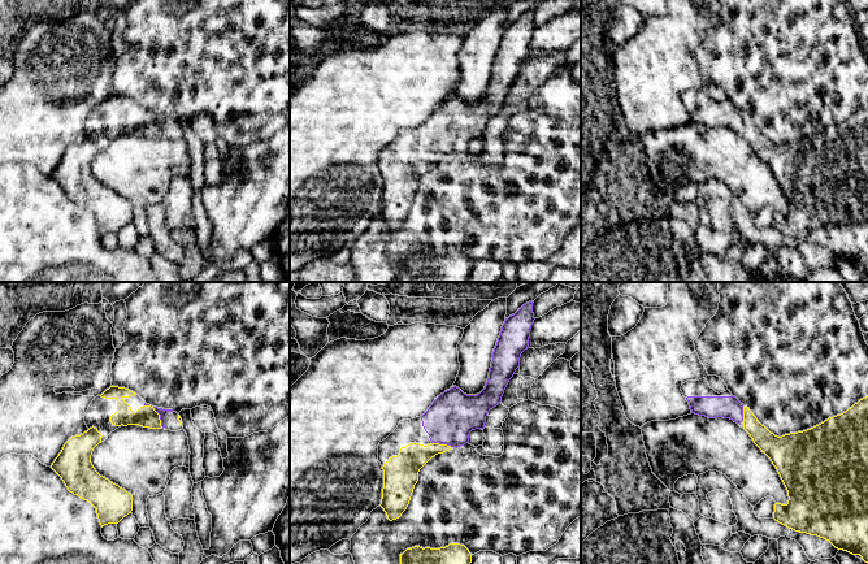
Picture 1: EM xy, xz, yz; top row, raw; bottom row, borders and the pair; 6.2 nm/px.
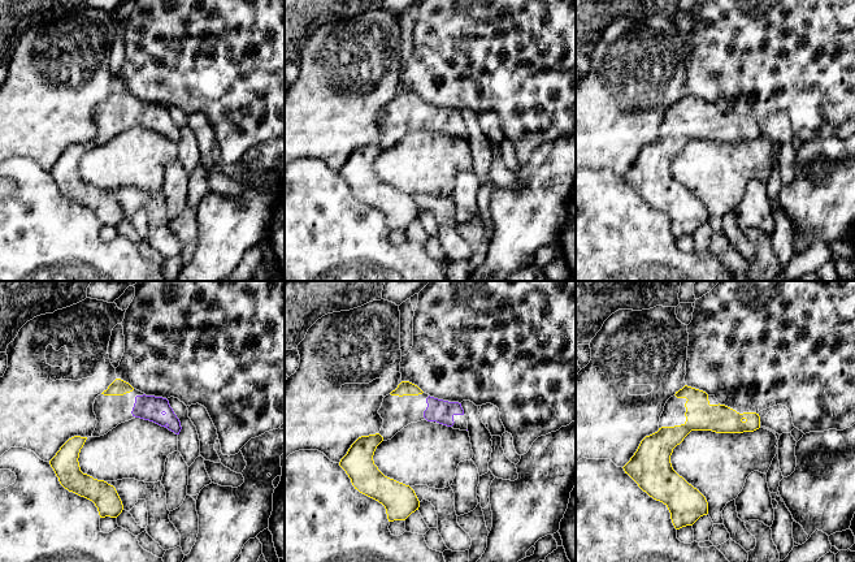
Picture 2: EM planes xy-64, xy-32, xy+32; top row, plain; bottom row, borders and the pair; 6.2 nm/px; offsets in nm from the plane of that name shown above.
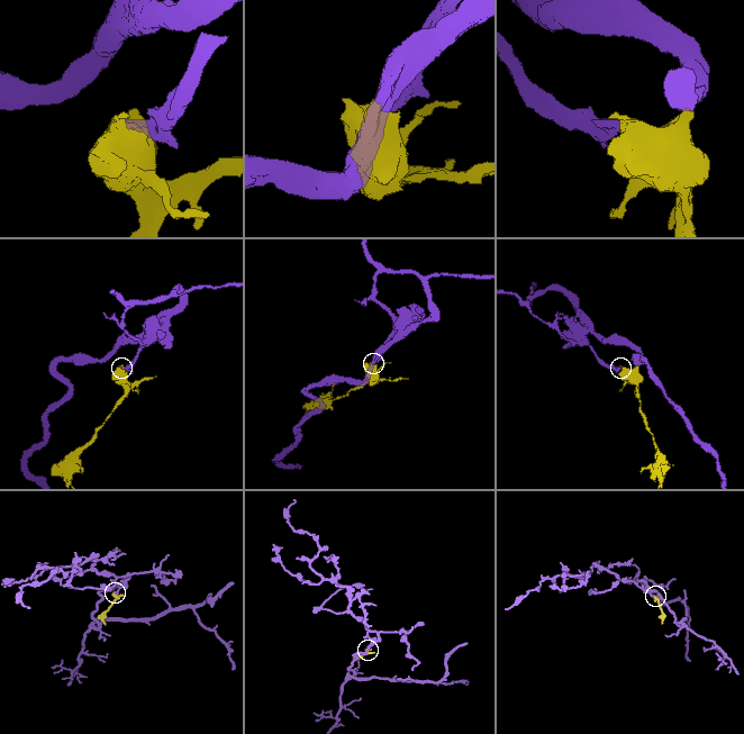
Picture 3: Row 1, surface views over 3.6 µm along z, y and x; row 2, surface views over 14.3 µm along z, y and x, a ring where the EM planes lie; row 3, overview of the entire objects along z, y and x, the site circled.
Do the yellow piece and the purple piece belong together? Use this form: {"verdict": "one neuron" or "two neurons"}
{"verdict": "one neuron"}

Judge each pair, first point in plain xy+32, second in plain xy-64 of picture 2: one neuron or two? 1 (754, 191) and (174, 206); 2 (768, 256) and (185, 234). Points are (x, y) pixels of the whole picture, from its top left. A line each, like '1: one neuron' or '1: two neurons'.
1: one neuron
2: one neuron

